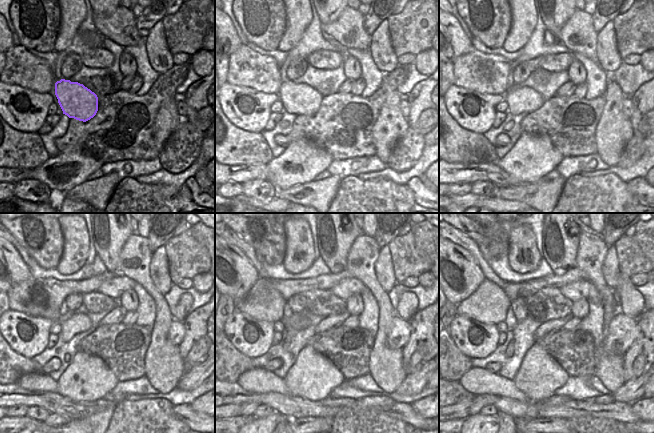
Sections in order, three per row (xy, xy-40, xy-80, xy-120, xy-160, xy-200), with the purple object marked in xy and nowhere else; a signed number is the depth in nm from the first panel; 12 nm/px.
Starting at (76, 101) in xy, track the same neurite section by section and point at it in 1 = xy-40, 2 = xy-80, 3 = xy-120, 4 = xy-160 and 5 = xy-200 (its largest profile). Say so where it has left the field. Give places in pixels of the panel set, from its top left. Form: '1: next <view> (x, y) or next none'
1: next xy-40 (300, 99)
2: next xy-80 (520, 99)
3: next xy-120 (72, 323)
4: next xy-160 (297, 322)
5: next xy-200 (510, 349)

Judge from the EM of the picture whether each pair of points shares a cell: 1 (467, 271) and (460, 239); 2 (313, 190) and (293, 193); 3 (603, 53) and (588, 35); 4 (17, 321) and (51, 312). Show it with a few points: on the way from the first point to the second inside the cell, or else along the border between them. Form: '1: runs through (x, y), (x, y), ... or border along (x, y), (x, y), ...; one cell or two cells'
1: border along (449, 239), (464, 247), (478, 263); two cells
2: runs through (308, 191), (298, 192); one cell
3: border along (597, 33), (596, 56), (599, 63); two cells
4: border along (41, 316), (56, 320); two cells

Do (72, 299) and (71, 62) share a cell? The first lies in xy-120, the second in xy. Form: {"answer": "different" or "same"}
{"answer": "same"}

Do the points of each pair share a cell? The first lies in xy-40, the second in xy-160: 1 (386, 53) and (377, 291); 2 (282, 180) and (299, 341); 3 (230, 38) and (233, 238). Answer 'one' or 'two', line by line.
1: two
2: two
3: two

